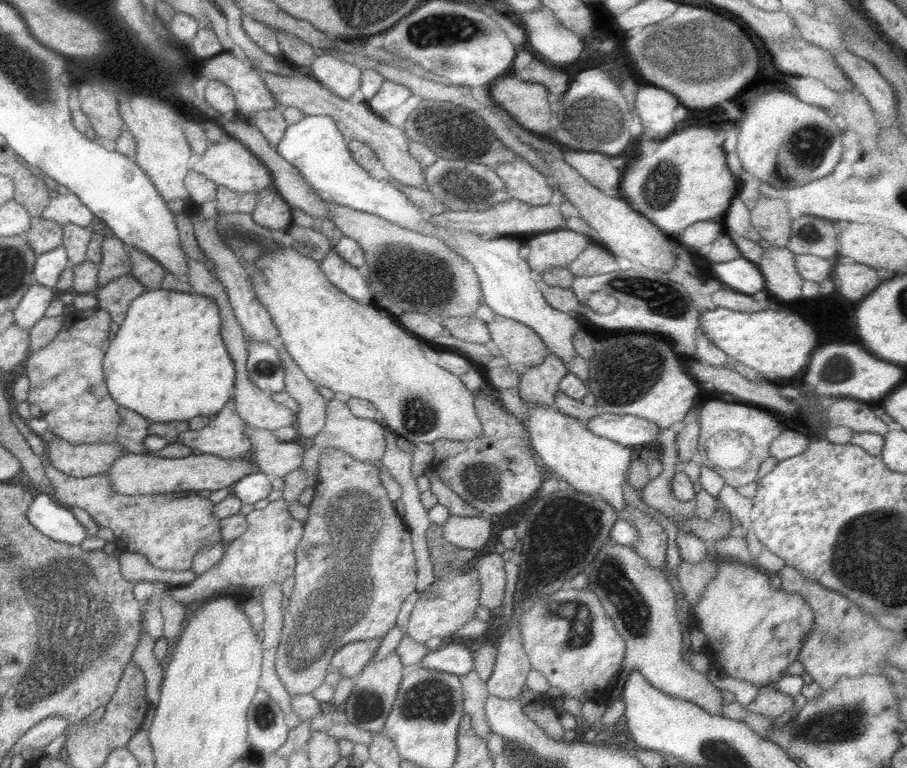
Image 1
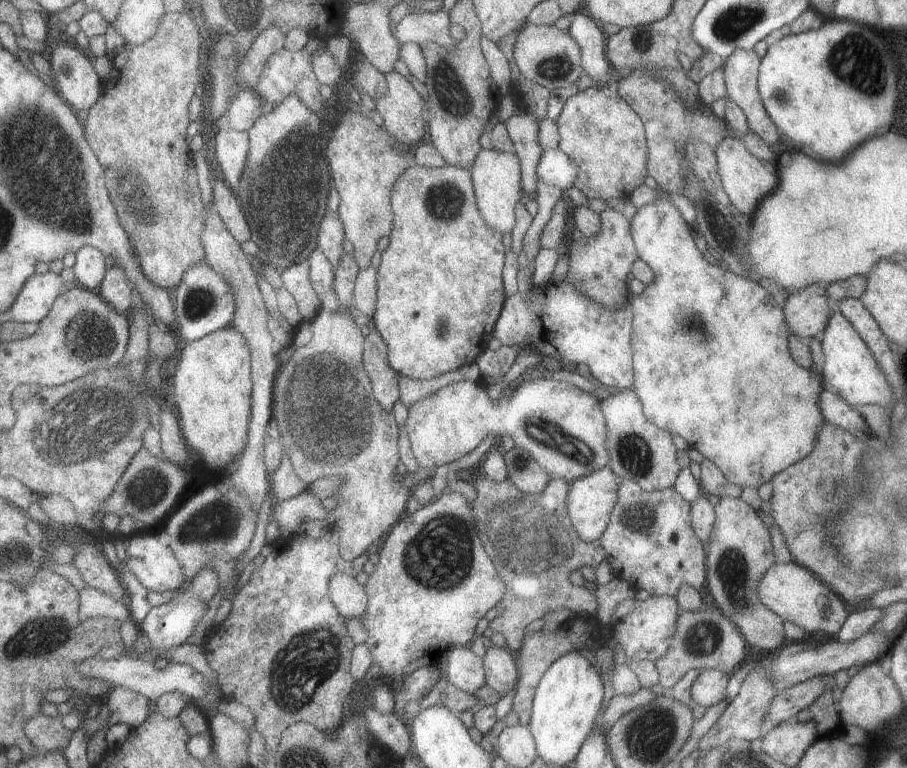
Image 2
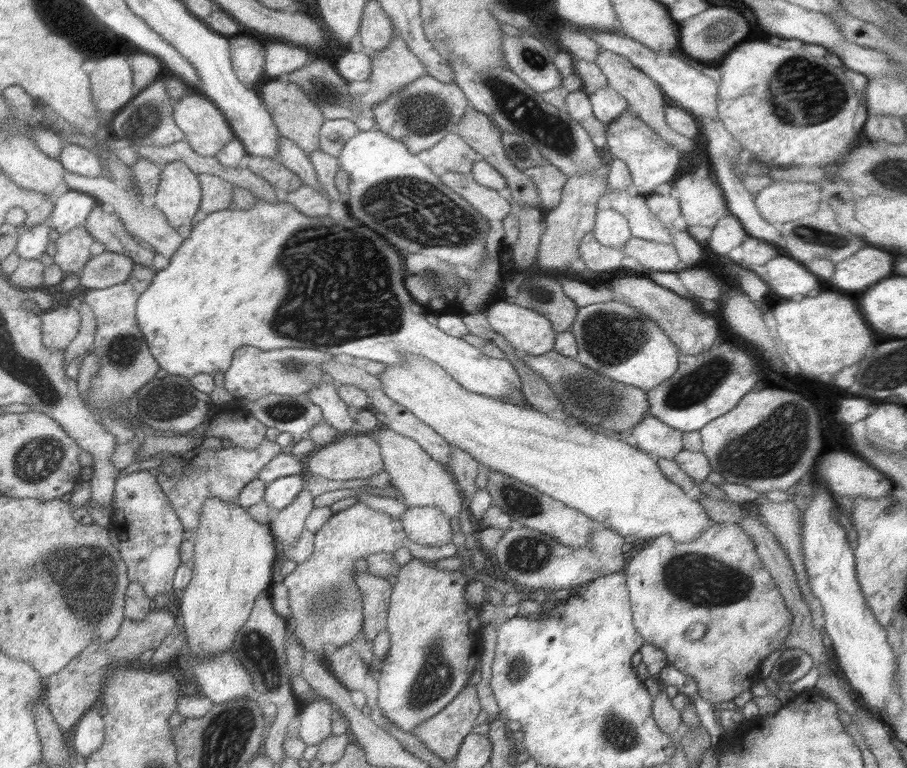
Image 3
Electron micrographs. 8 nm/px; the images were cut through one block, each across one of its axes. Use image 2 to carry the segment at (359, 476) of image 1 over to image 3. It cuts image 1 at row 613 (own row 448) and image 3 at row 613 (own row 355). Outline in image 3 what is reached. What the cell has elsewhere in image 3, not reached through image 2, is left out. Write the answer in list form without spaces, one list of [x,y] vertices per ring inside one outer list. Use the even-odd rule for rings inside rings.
[[[355,504],[333,514],[317,530],[313,554],[305,562],[301,562],[301,566],[297,566],[283,582],[293,614],[291,624],[295,624],[291,634],[299,634],[301,646],[307,654],[323,658],[323,648],[327,644],[333,644],[335,648],[351,644],[351,640],[363,630],[363,594],[353,582],[353,562],[363,560],[371,554],[393,554],[399,548],[407,548],[413,558],[427,562],[441,558],[459,558],[455,544],[421,546],[415,540],[407,538],[401,520],[391,518],[385,512],[367,508],[365,504]]]

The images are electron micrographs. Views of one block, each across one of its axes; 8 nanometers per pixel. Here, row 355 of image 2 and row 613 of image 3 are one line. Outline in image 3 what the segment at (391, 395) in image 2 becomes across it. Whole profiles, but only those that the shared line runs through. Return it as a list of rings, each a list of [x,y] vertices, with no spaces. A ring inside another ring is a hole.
[[[355,572],[353,582],[363,594],[363,632],[365,638],[373,642],[375,636],[387,628],[387,612],[393,586],[387,580],[379,582],[379,578],[369,572]]]

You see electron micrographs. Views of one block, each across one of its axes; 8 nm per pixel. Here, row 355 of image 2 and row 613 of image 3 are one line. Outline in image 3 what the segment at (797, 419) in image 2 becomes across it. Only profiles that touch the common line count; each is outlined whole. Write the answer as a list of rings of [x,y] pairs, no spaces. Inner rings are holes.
[[[713,524],[691,542],[679,544],[671,536],[657,536],[643,546],[623,568],[627,576],[627,594],[633,612],[633,626],[645,640],[665,652],[667,664],[679,672],[695,678],[699,696],[707,702],[729,702],[759,680],[761,662],[787,640],[793,614],[779,594],[771,574],[763,568],[755,544],[739,524]],[[691,624],[703,624],[705,634],[699,640],[685,636]]]

